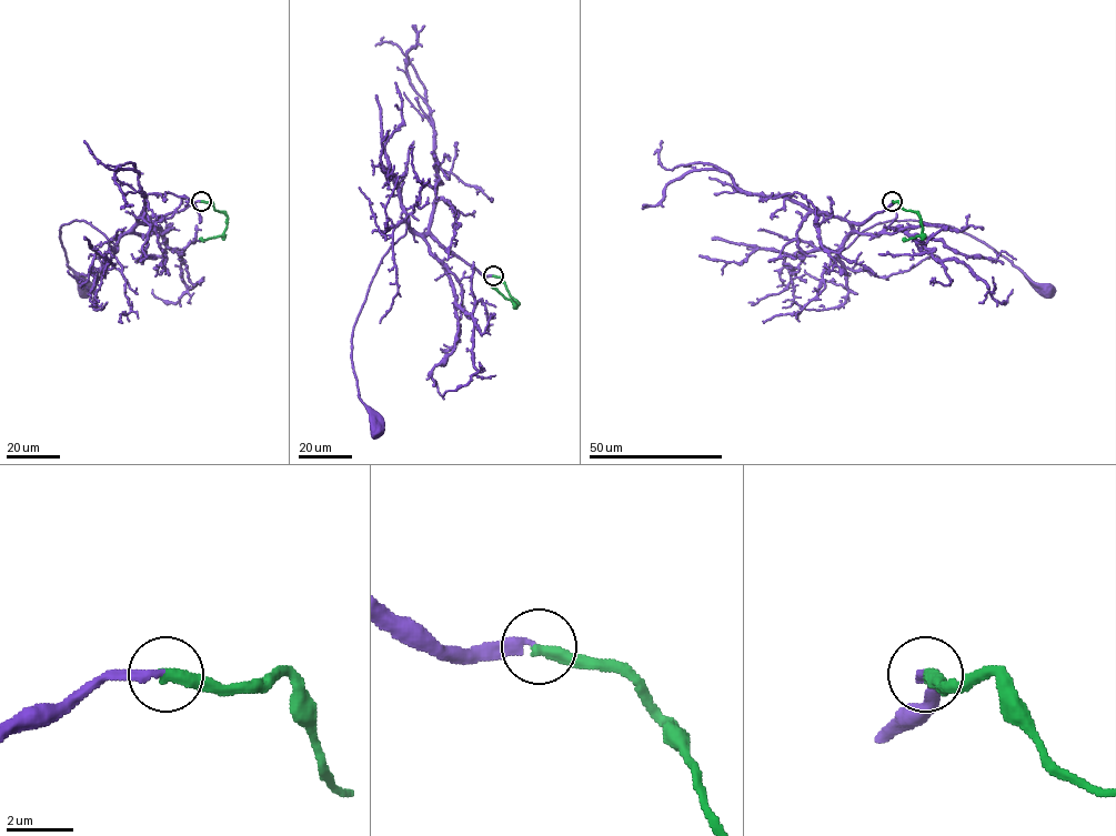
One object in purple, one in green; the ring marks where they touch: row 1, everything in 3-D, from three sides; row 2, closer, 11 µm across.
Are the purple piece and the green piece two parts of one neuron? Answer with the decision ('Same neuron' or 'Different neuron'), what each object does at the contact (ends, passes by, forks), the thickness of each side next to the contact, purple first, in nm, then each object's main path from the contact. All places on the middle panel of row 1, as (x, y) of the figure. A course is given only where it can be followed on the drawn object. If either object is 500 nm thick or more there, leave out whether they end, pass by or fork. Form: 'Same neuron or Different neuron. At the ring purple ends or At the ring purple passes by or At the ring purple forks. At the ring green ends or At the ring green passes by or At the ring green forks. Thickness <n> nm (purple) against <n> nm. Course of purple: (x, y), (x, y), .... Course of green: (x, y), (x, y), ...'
Same neuron. At the ring purple ends. At the ring green ends. Thickness 260 nm (purple) against 400 nm. Course of purple: (493, 275), (479, 273), (406, 225), (382, 259), (351, 340), (358, 396), (378, 427). Course of green: (493, 275), (499, 277), (519, 304), (491, 285)

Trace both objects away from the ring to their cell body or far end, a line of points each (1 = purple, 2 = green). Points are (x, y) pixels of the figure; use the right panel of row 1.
1: (892, 201), (884, 210), (854, 223), (842, 249), (876, 223), (917, 220), (951, 225), (984, 241), (1045, 290)
2: (892, 201), (915, 211), (921, 220), (920, 235), (903, 239)

